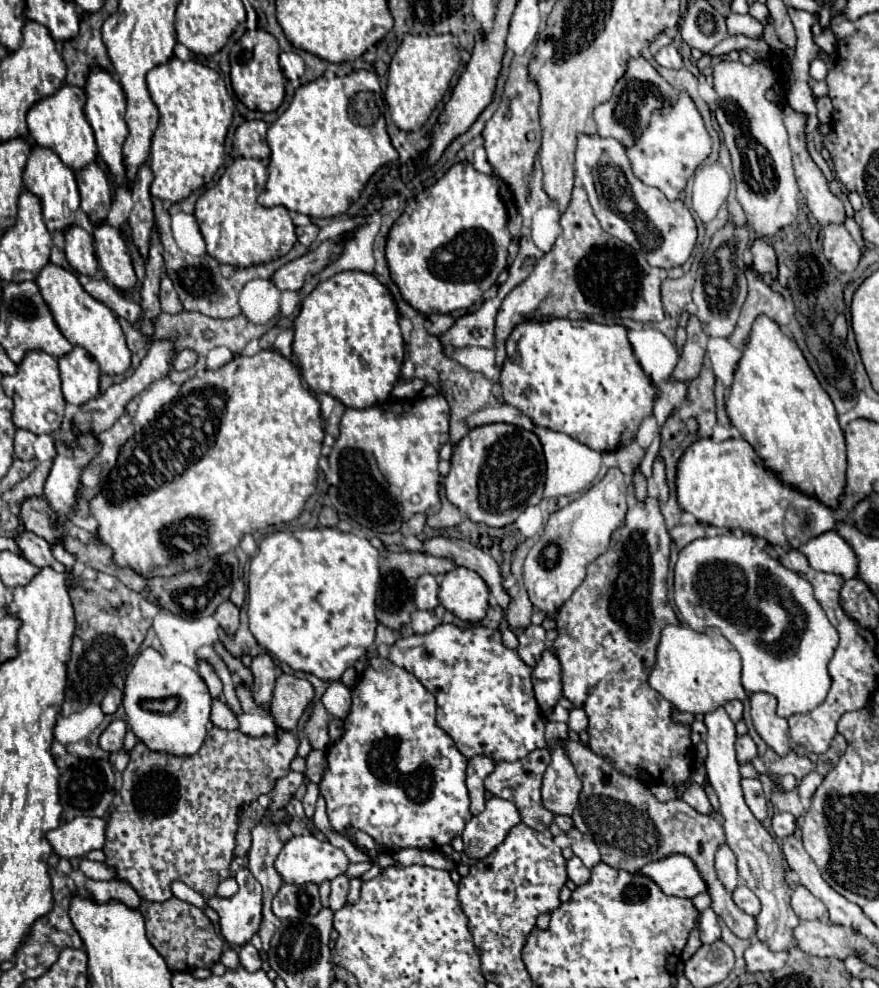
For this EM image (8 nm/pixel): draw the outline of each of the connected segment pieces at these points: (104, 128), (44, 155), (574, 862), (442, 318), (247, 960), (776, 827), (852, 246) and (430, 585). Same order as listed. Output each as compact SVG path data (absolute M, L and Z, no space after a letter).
M91 66L89 74L87 74L85 94L87 94L87 102L83 106L83 112L85 112L87 122L91 124L91 128L95 132L99 156L105 160L109 170L115 174L117 182L125 186L125 168L123 168L123 152L121 152L123 142L127 138L127 124L123 120L123 114L125 114L125 94L123 94L123 88L105 68Z
M33 146L29 158L27 158L27 172L23 172L23 184L29 188L35 196L41 198L43 208L43 220L51 232L63 230L71 224L75 224L73 212L79 208L79 190L75 182L75 174L69 166L65 166L59 156L45 146Z
M573 856L573 858L567 862L567 874L569 874L569 880L573 880L577 886L585 884L585 882L591 878L589 868L587 868L577 856Z
M439 314L439 316L433 318L433 322L429 326L429 332L441 336L443 332L447 332L453 326L453 322L455 322L455 316L451 316L451 314Z
M245 944L243 948L239 948L239 962L247 972L257 972L261 968L259 950L253 944Z
M787 812L773 814L771 828L777 834L777 838L785 838L785 836L793 834L793 830L795 830L795 818L791 814L787 814Z
M827 224L823 230L823 250L827 260L841 272L853 272L861 258L861 248L855 244L843 224Z
M431 574L419 576L419 580L415 584L415 606L419 610L433 610L439 604L437 592L439 592L439 584L437 584L435 576L431 576Z

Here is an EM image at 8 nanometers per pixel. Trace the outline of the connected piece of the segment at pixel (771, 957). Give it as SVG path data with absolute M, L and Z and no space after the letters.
M751 940L751 946L745 950L745 962L747 962L747 972L773 972L783 968L787 962L789 952L771 952L767 944L761 940Z

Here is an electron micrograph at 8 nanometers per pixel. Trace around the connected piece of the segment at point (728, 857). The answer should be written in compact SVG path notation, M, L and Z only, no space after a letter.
M727 842L721 844L719 850L717 850L717 854L715 854L715 870L717 870L717 876L721 878L721 882L725 884L727 890L735 890L737 888L739 876L737 876L735 854L727 846Z

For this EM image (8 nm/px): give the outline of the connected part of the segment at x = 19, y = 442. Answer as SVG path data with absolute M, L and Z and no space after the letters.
M17 430L15 434L15 454L21 460L31 460L33 458L33 442L35 434L29 430Z

